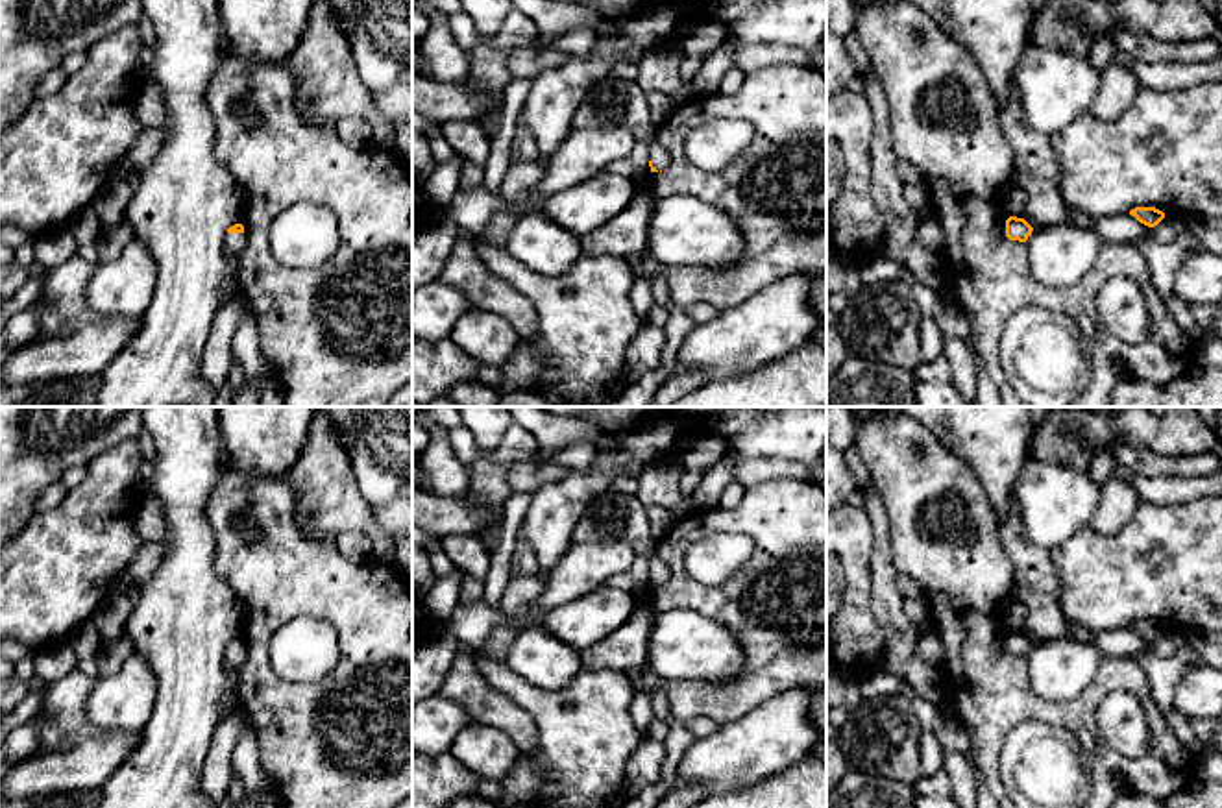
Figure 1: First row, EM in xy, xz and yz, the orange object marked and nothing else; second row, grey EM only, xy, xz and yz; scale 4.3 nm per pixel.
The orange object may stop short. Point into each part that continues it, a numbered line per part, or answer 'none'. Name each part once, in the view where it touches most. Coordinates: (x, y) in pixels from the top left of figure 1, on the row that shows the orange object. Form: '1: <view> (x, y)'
1: xy (237, 243)

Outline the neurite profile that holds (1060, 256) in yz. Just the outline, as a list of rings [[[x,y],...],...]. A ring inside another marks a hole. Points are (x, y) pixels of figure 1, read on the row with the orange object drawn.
[[[1069,220],[1032,231],[1026,246],[1033,279],[1046,288],[1067,288],[1093,268],[1102,240]]]

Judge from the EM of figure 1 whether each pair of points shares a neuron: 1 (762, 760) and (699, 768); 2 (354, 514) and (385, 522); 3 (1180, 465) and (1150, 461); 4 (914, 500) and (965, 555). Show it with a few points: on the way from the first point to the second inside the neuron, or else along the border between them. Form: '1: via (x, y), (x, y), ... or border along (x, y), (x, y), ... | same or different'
1: via (747, 760), (714, 764) | same
2: border along (368, 507), (374, 527), (392, 544) | different
3: via (1173, 465), (1158, 465) | same
4: via (912, 520), (919, 538), (930, 544), (945, 544) | same

